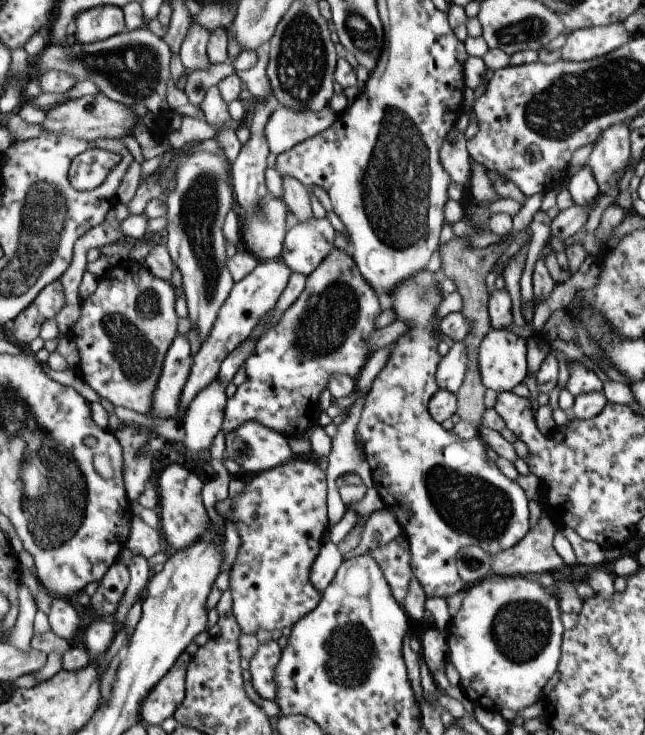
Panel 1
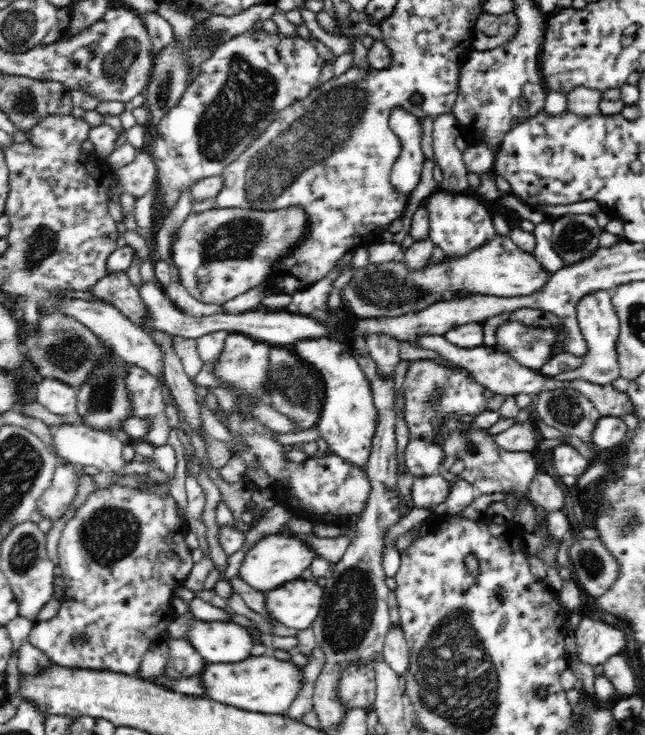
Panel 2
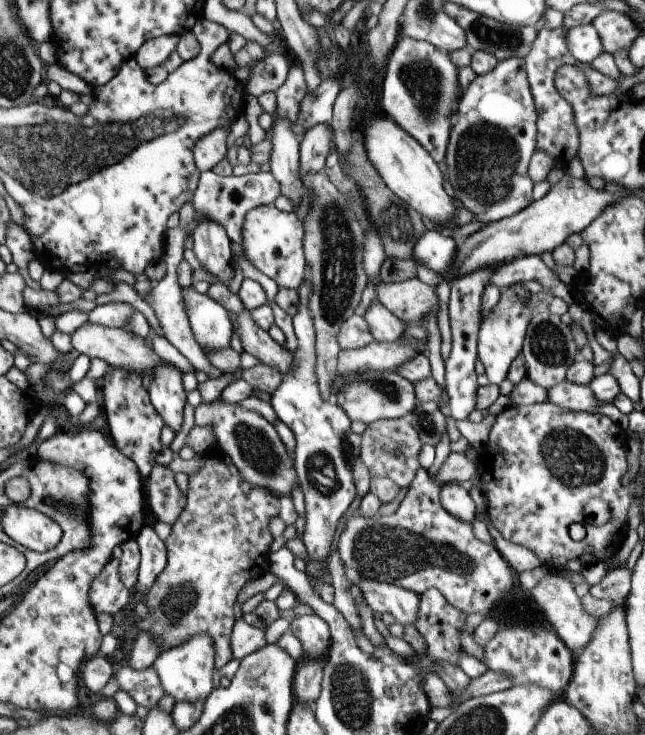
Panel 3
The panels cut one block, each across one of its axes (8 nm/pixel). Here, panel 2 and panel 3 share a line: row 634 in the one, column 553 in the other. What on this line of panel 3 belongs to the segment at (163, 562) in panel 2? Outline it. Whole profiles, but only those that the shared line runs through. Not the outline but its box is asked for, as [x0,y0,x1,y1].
[523,28,618,170]

